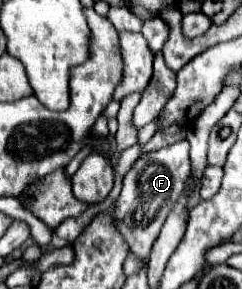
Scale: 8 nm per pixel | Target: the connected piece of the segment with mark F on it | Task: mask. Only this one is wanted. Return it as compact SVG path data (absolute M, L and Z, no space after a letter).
M178 141L158 153L148 153L140 157L134 167L124 175L124 185L116 201L116 221L120 233L126 237L130 251L136 257L148 257L150 249L180 195L184 193L190 175L190 145L188 141Z

